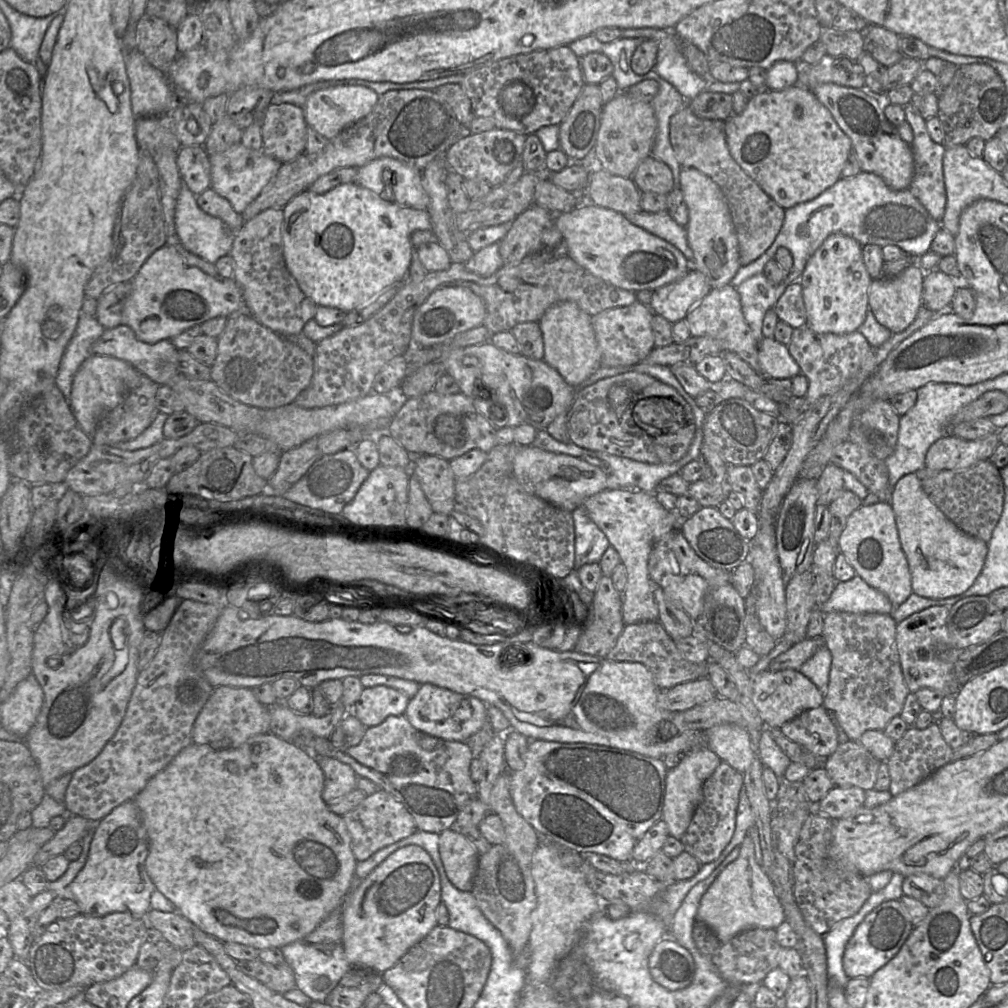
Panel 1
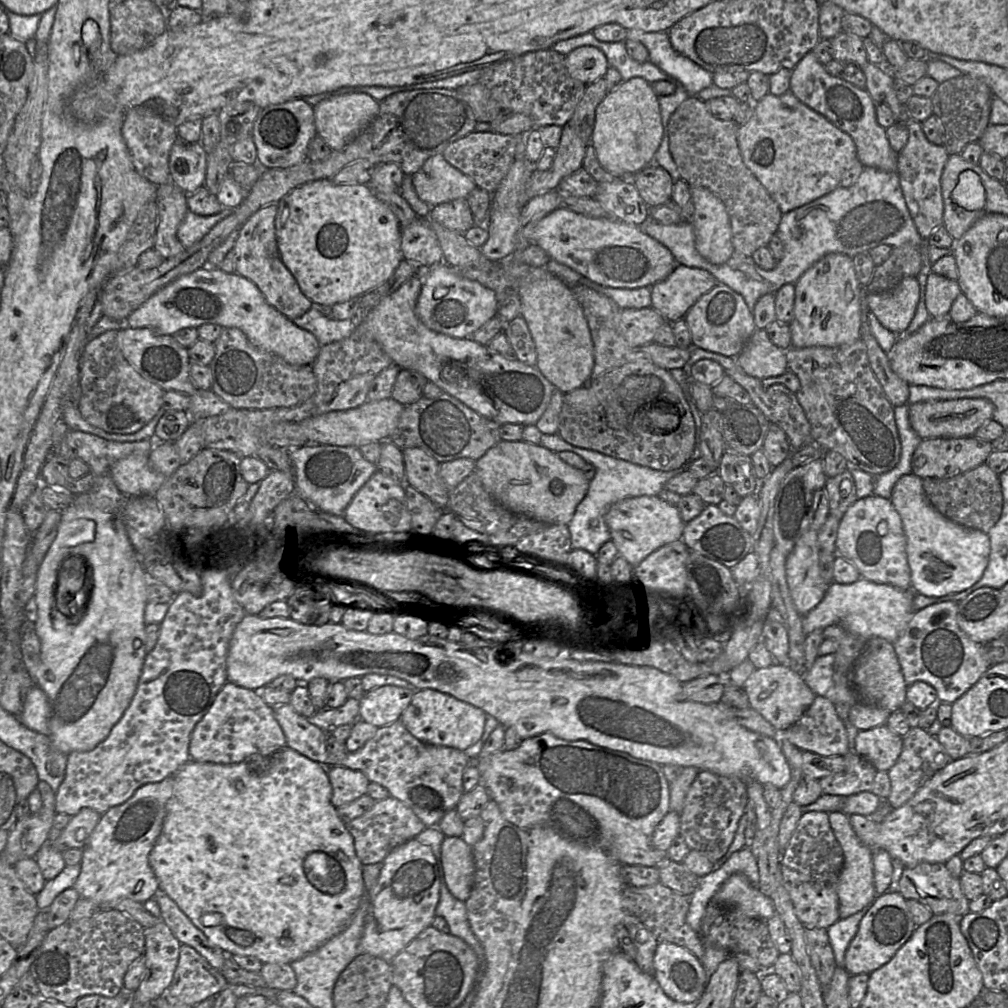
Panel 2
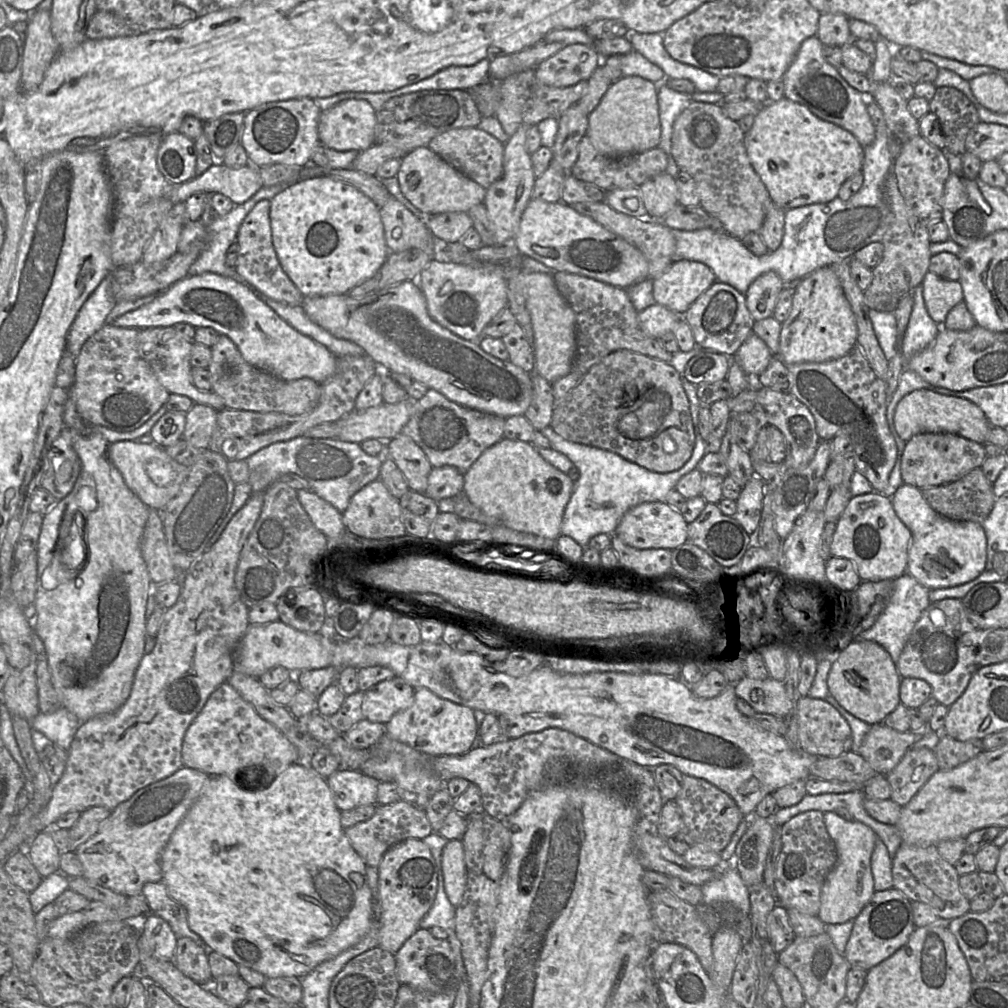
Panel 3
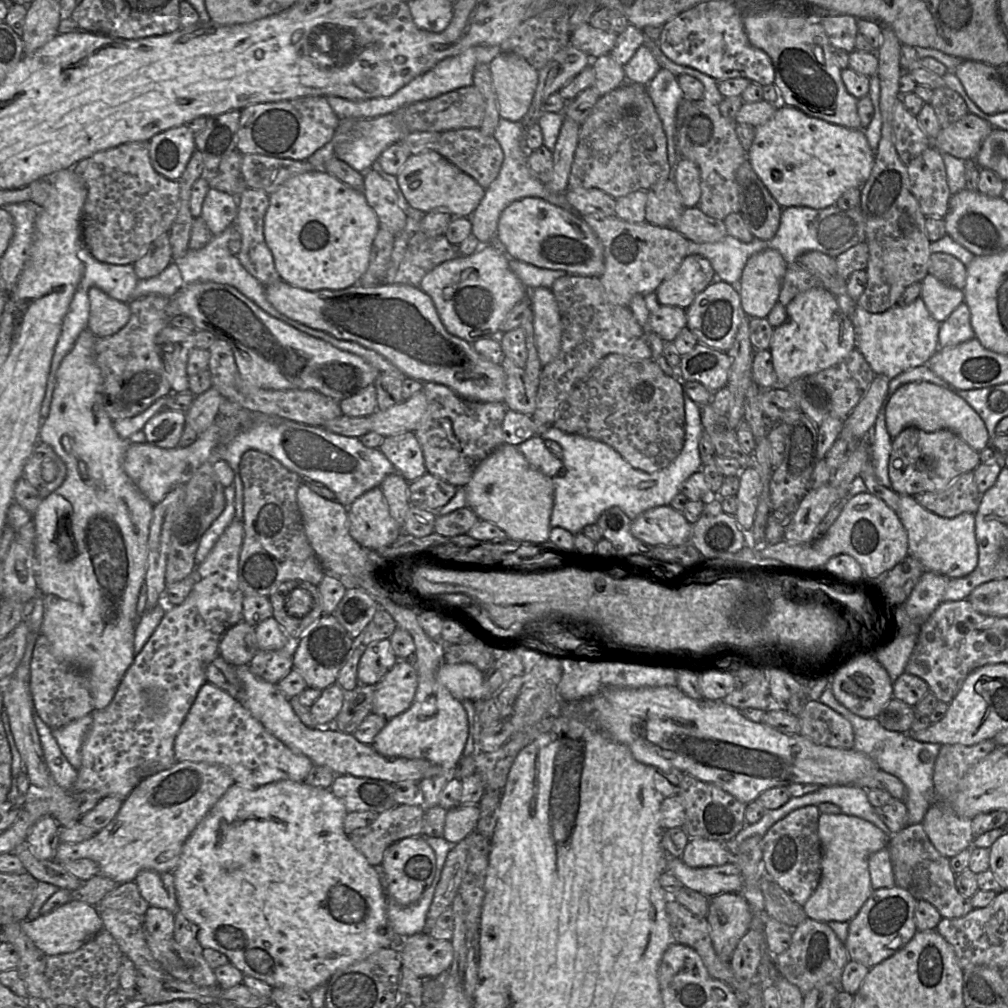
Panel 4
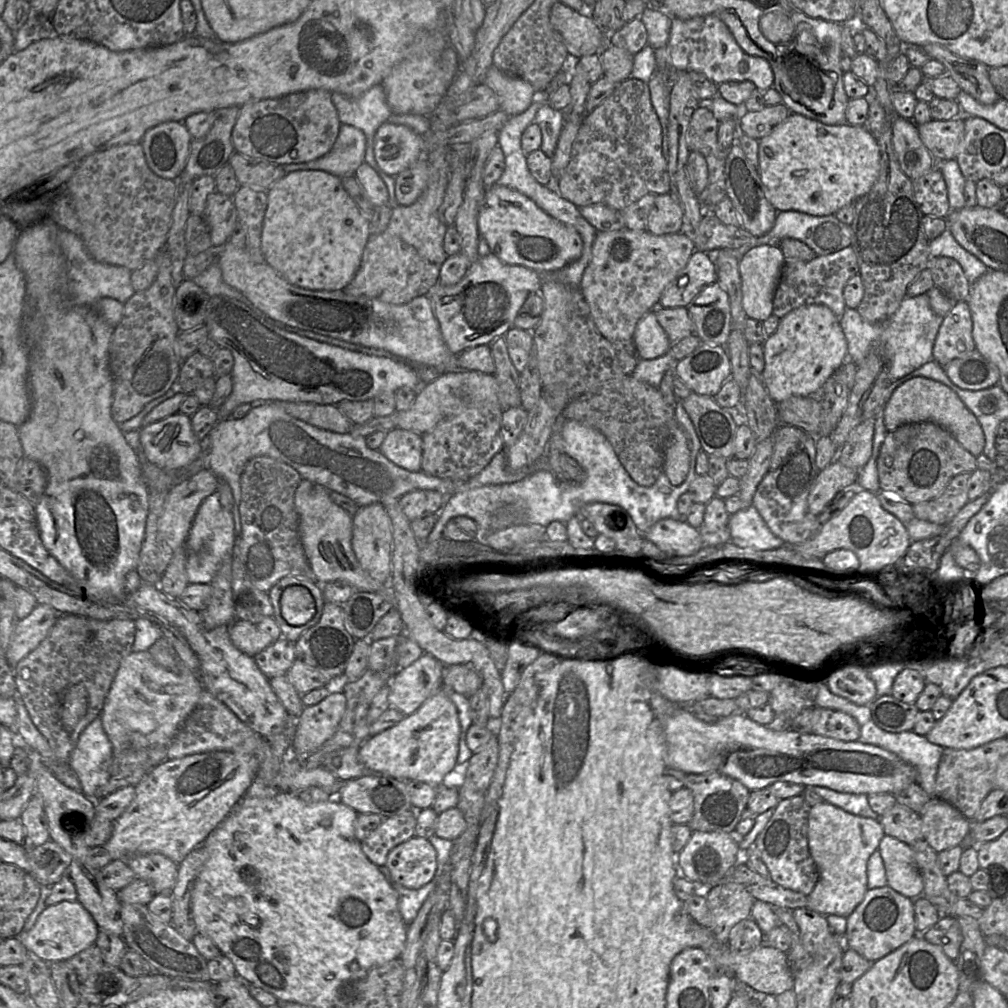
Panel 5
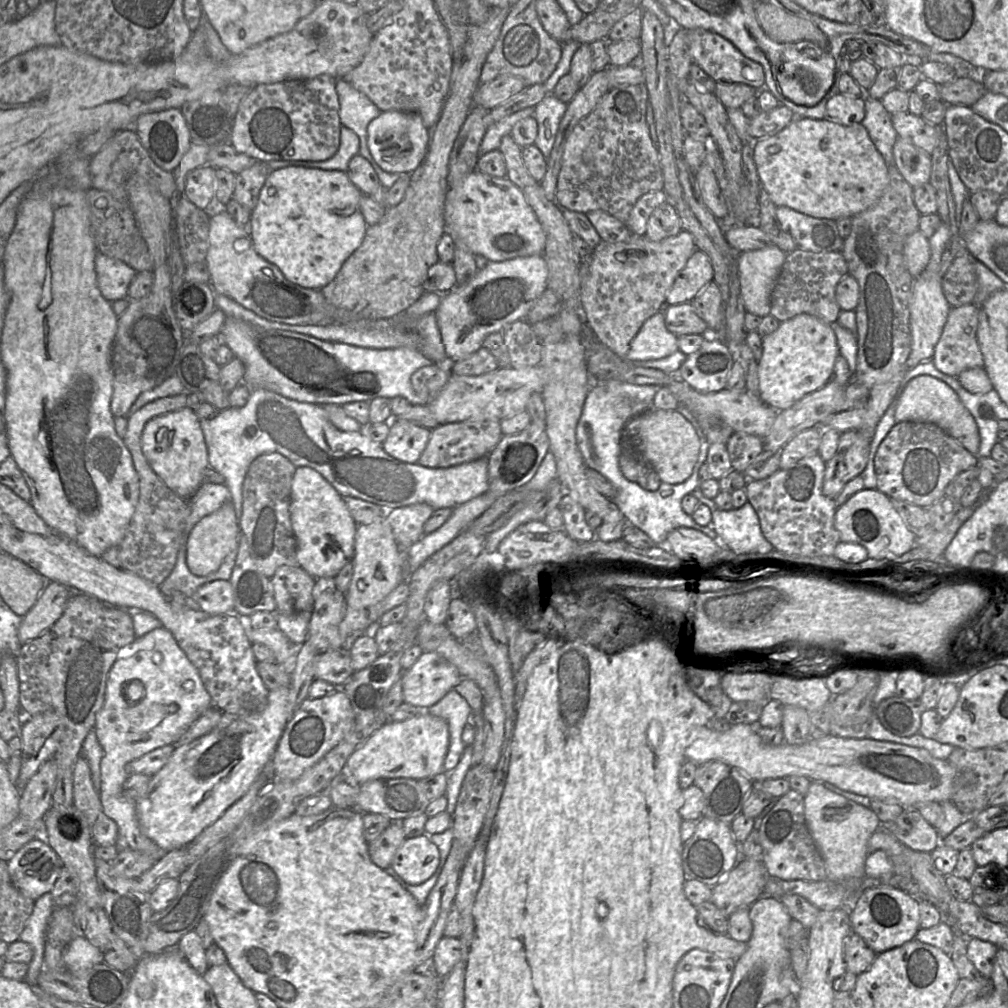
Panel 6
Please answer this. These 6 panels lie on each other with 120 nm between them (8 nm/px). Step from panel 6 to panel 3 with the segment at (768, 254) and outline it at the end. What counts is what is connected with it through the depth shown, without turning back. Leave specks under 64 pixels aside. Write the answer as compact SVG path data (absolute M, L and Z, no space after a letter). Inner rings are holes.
M773 271L766 272L756 278L745 293L746 305L755 321L773 315L778 296L785 284Z

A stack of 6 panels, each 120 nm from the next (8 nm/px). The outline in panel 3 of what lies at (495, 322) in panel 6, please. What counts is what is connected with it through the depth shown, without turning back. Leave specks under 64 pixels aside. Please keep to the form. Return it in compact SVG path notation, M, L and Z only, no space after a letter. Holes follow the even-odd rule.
M433 259L416 284L426 297L430 316L466 340L479 341L485 327L508 306L508 286L501 265L466 265Z

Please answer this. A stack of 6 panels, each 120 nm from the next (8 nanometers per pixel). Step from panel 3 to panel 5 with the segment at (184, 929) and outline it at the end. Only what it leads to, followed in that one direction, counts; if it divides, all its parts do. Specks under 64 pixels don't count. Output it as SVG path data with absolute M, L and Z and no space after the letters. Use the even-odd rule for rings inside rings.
M159 853L130 857L127 861L136 878L149 882L155 894L173 893L178 863Z

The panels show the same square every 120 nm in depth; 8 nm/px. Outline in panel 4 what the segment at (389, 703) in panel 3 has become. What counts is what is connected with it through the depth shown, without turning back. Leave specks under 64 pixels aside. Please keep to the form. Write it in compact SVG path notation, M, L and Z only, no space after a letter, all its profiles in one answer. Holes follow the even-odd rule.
M398 660L395 666L375 685L372 713L387 720L410 708L418 687L414 660Z

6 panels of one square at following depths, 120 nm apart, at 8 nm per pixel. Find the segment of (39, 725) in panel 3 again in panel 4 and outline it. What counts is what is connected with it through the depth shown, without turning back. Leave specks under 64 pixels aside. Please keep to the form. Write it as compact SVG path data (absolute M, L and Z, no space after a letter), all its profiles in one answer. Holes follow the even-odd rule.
M89 714L61 728L52 730L52 735L62 753L76 771L81 767L81 748L92 722L92 715Z

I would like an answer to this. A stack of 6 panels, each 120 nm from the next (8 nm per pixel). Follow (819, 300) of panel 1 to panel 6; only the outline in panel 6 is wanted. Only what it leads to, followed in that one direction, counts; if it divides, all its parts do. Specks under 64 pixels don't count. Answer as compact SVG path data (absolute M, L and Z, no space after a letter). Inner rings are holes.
M799 314L780 322L775 332L763 338L762 350L757 368L759 397L776 411L786 410L806 395L824 387L831 380L840 355L832 325L809 314Z

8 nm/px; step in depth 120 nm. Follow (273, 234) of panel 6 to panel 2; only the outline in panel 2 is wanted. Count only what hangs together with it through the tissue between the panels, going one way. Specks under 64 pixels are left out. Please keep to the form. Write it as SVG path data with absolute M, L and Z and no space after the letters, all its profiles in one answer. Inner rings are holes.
M331 179L312 181L290 191L277 207L275 231L281 259L315 306L328 308L363 295L388 280L404 259L400 221L368 184L337 184Z

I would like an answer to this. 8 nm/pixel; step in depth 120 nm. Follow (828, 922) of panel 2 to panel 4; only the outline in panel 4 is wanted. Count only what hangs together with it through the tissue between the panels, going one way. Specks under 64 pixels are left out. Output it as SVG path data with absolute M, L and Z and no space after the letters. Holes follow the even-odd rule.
M808 805L793 810L772 825L761 840L766 875L801 906L815 891L822 875L822 851L818 835L820 814L817 805Z

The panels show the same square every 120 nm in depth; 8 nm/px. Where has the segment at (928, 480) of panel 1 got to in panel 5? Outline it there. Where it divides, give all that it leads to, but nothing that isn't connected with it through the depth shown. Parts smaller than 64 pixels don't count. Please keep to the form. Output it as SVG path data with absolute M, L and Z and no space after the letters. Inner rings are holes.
M971 473L954 476L938 497L912 505L914 516L938 525L948 524L969 502L968 481Z

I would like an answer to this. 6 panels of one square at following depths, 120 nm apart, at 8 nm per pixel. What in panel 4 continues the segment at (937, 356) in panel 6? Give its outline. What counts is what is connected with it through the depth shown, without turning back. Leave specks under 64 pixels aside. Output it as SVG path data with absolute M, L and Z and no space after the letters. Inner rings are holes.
M963 302L941 323L938 333L939 348L953 347L973 338L975 333L971 327L971 313Z

